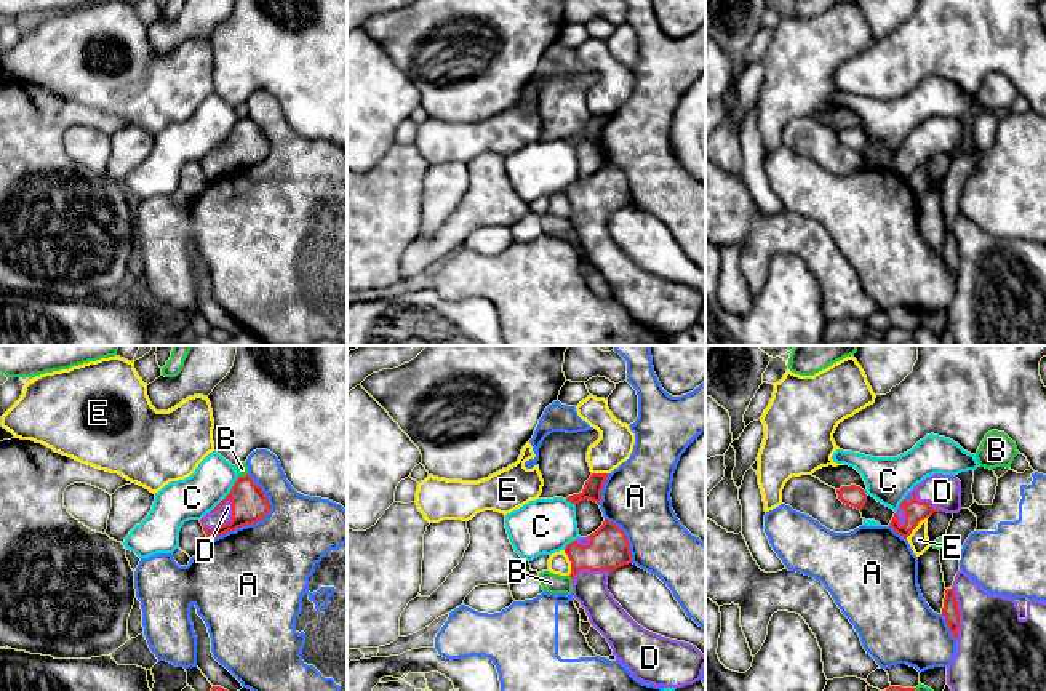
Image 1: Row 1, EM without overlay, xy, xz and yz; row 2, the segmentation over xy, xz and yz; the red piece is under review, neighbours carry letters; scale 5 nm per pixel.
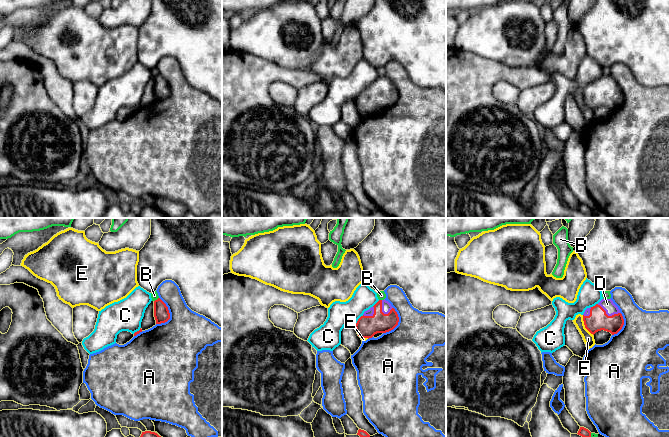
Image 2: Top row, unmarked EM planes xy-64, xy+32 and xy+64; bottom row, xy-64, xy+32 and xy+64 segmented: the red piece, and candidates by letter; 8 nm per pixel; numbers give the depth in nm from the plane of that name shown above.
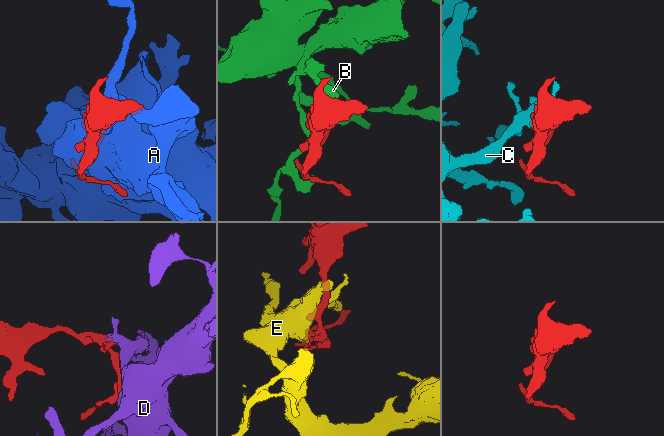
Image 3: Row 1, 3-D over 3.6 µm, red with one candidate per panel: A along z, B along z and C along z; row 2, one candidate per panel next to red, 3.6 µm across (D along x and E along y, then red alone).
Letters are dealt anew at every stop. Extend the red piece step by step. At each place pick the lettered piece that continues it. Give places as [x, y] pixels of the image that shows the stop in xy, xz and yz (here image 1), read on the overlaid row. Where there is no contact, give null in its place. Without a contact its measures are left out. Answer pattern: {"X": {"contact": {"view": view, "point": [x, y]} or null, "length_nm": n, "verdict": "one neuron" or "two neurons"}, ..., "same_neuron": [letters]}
{"A": {"contact": {"view": "xy", "point": [253, 522]}, "length_nm": 380, "verdict": "two neurons"}, "B": {"contact": {"view": "xz", "point": [571, 578]}, "length_nm": 50, "verdict": "two neurons"}, "C": {"contact": {"view": "xy", "point": [227, 495]}, "length_nm": 220, "verdict": "two neurons"}, "D": {"contact": {"view": "xy", "point": [224, 523]}, "length_nm": 200, "verdict": "one neuron"}, "E": {"contact": {"view": "yz", "point": [917, 525]}, "length_nm": 170, "verdict": "two neurons"}, "same_neuron": ["D"]}

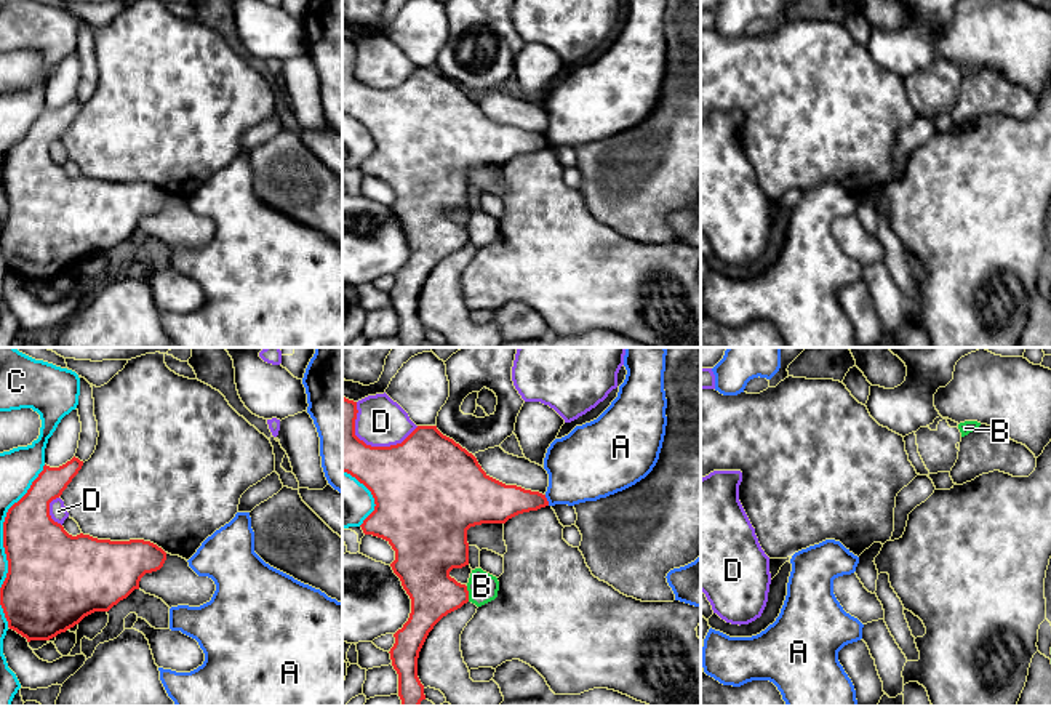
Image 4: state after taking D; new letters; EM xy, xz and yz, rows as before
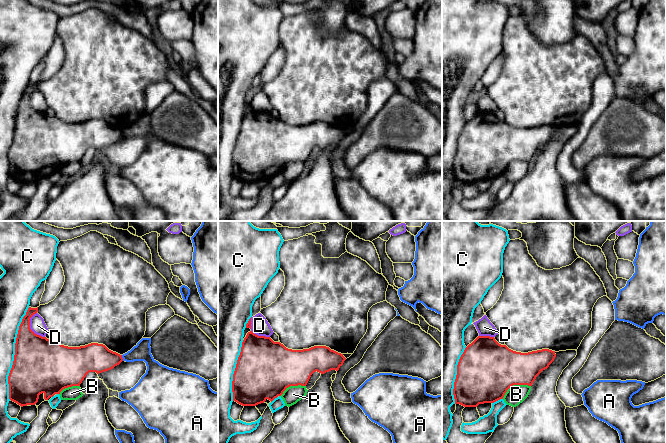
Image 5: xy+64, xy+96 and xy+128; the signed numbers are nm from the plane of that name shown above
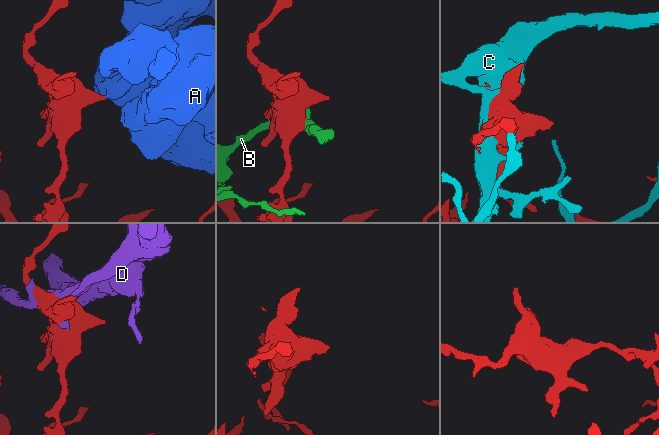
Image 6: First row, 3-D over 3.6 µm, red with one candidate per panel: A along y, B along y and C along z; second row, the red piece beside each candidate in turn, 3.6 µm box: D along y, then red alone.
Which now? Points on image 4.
{"A": {"contact": {"view": "xz", "point": [546, 500]}, "length_nm": 60, "verdict": "two neurons"}, "B": {"contact": {"view": "xz", "point": [467, 594]}, "length_nm": 80, "verdict": "two neurons"}, "C": {"contact": {"view": "xy", "point": [3, 527]}, "length_nm": 650, "verdict": "two neurons"}, "D": {"contact": {"view": "xz", "point": [370, 445]}, "length_nm": 340, "verdict": "two neurons"}, "same_neuron": []}

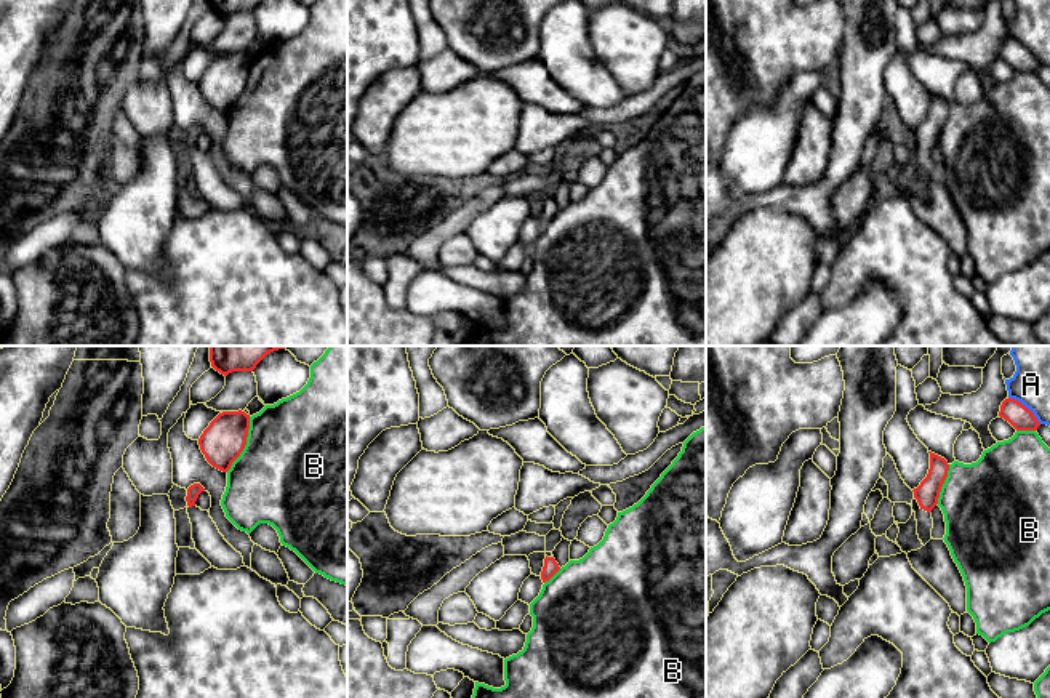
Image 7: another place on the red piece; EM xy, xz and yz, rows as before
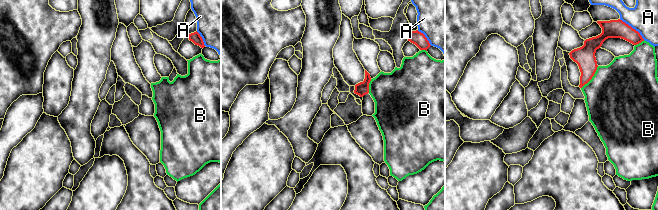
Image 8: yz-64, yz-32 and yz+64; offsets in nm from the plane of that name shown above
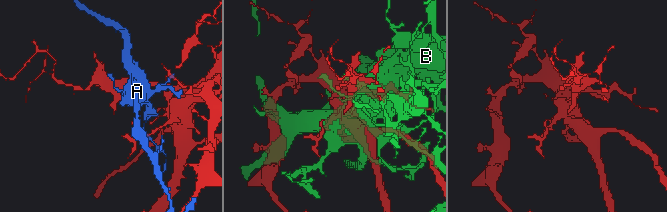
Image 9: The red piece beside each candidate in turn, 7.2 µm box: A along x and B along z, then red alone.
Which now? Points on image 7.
{"A": {"contact": {"view": "yz", "point": [1025, 407]}, "length_nm": 220, "verdict": "two neurons"}, "B": {"contact": {"view": "xy", "point": [245, 444]}, "length_nm": 300, "verdict": "two neurons"}, "same_neuron": []}

